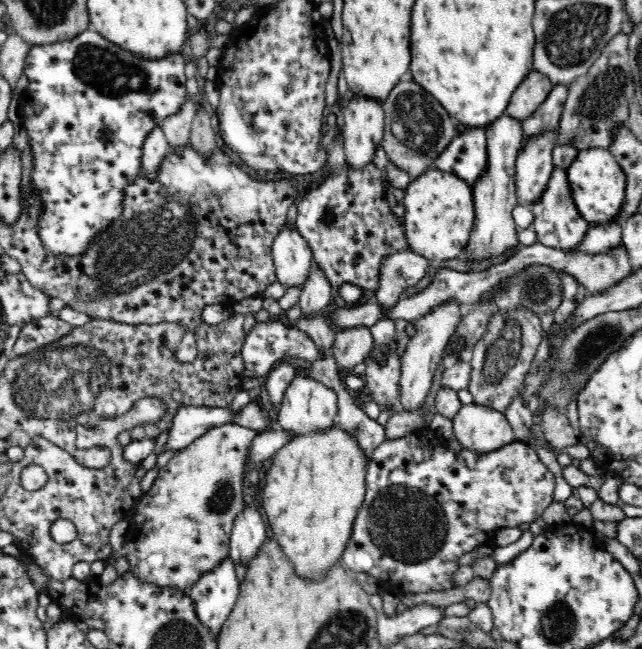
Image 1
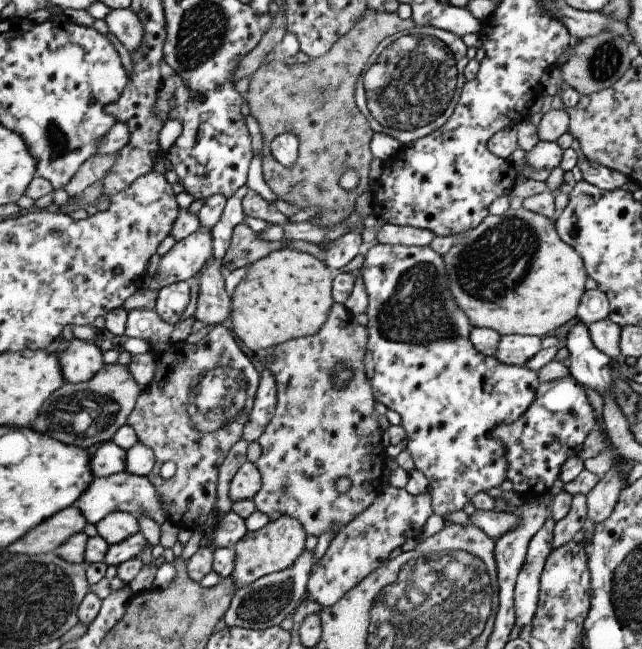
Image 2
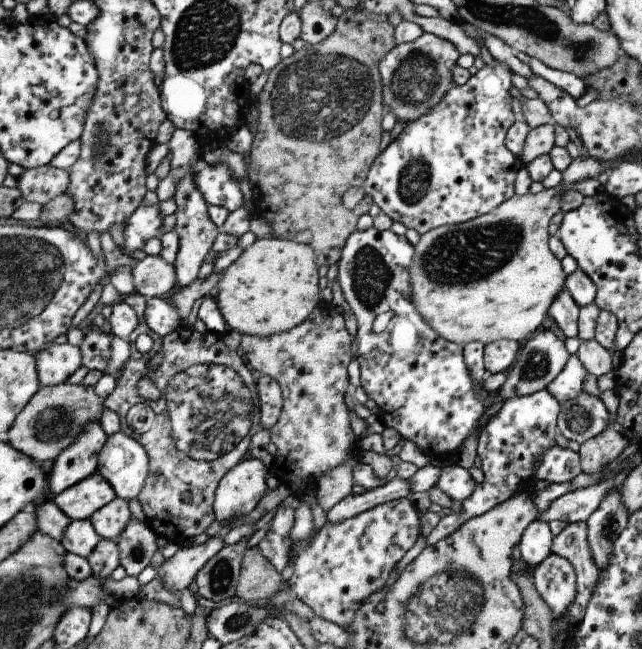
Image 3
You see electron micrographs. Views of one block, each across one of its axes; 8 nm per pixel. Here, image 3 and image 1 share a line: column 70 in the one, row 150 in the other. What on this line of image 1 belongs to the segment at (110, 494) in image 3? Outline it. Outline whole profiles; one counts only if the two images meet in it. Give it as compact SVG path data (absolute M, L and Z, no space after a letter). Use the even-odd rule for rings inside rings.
M504 111L498 119L485 128L487 138L487 167L483 175L472 184L474 201L474 227L466 250L469 260L480 262L492 260L511 248L521 246L518 238L520 229L512 217L512 209L517 205L515 162L522 146L522 122Z

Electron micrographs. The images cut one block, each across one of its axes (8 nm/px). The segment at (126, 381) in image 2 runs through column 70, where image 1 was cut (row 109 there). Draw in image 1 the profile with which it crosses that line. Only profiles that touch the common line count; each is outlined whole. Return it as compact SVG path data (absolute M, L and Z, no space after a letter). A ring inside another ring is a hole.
M411 77L402 78L394 85L383 102L383 109L385 121L381 147L390 162L407 172L411 179L431 168L433 160L452 142L459 129L438 100Z

